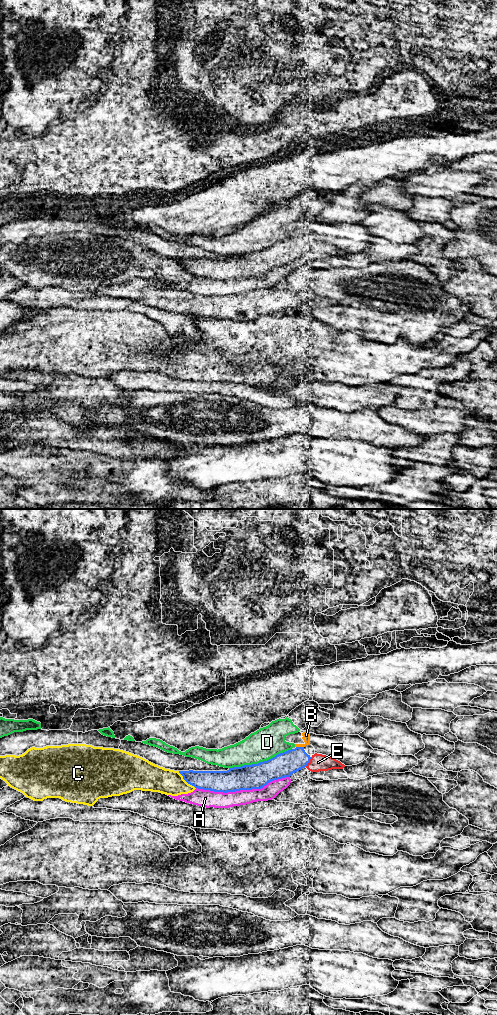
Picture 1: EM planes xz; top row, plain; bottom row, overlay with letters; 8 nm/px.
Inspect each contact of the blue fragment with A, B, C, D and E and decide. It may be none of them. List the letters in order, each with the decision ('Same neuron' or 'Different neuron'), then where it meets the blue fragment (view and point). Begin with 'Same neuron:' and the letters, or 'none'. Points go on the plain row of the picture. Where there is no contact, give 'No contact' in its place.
Same neuron: E
A: Different neuron. Touches blue at xz (242, 277)
B: Different neuron. Touches blue at xz (300, 235)
C: Different neuron. Touches blue at xz (186, 269)
D: Different neuron. Touches blue at xz (260, 250)
E: Same neuron. Touches blue at xz (309, 249)

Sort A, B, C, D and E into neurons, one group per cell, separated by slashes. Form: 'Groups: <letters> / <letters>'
Groups: A / B D / C / E

